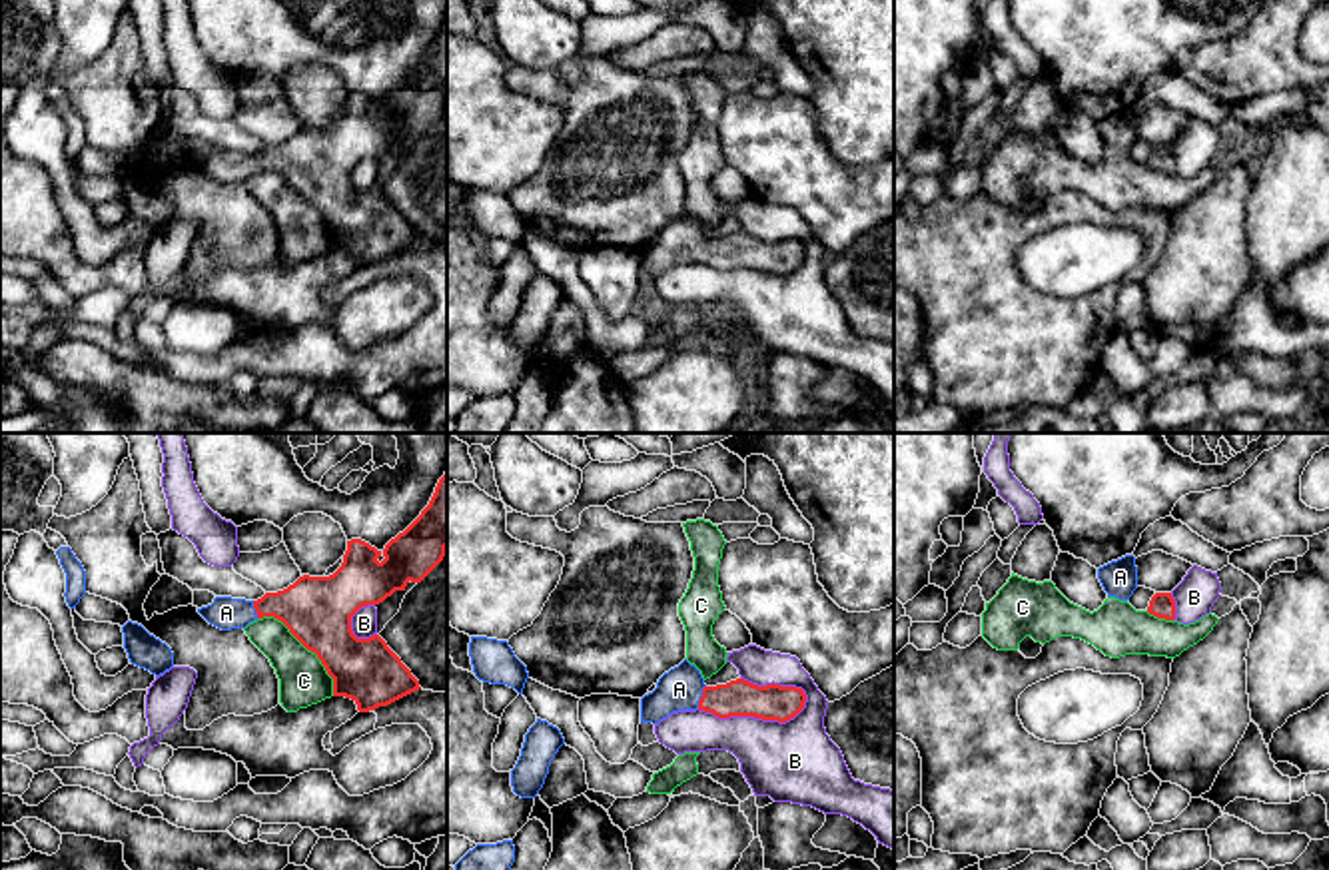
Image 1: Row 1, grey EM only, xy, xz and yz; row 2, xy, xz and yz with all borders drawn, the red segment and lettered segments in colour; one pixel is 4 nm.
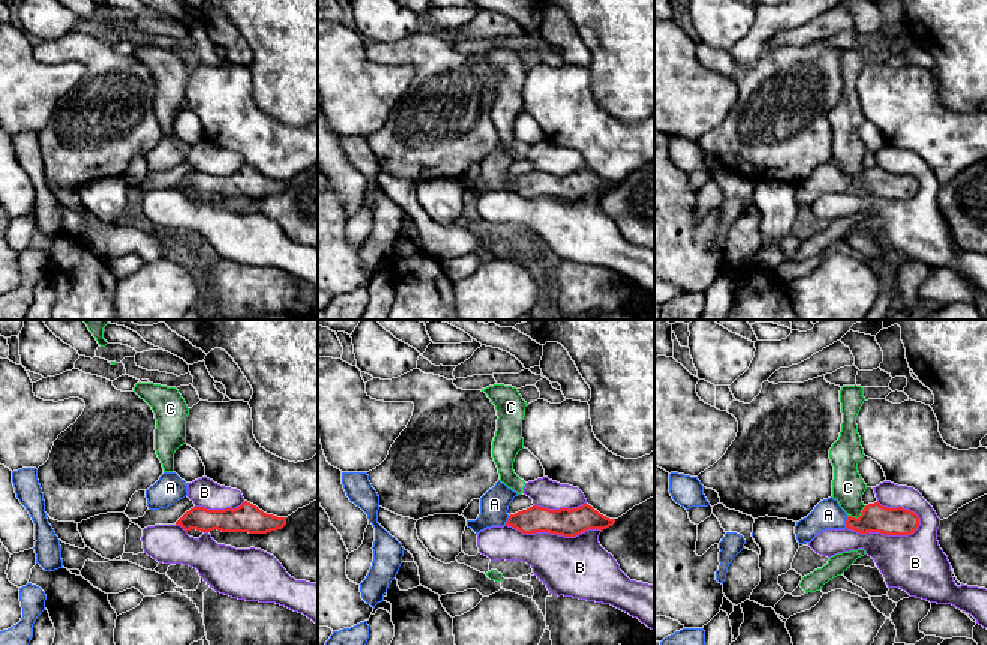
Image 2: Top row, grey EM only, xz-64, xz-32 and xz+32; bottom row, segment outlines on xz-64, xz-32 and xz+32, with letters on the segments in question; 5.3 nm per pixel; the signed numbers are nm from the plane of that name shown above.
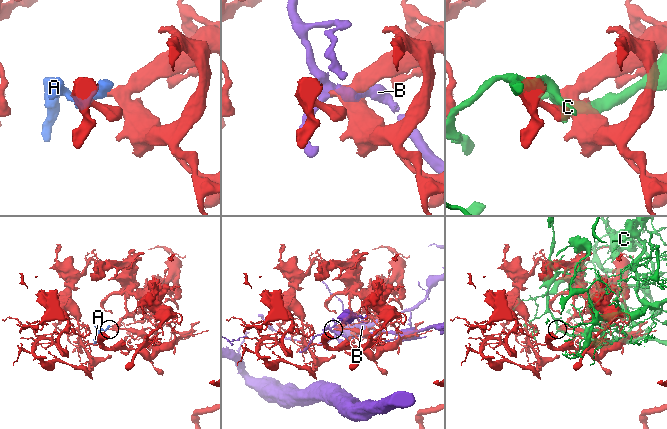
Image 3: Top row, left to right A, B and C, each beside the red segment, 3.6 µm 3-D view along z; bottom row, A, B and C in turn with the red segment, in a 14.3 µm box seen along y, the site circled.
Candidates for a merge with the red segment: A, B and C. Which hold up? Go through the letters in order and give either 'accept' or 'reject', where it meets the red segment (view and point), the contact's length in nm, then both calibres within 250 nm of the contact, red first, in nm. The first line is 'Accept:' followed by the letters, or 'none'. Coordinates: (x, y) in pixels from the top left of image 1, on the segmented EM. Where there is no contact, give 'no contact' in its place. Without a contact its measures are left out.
Accept: A
A: accept; contact xz (701, 697); length 100 nm; calibres 150 and 170 nm
B: reject; contact xz (755, 717); length 460 nm; calibres 150 and 320 nm
C: reject; contact xy (308, 649); length 440 nm; calibres 280 and 200 nm

